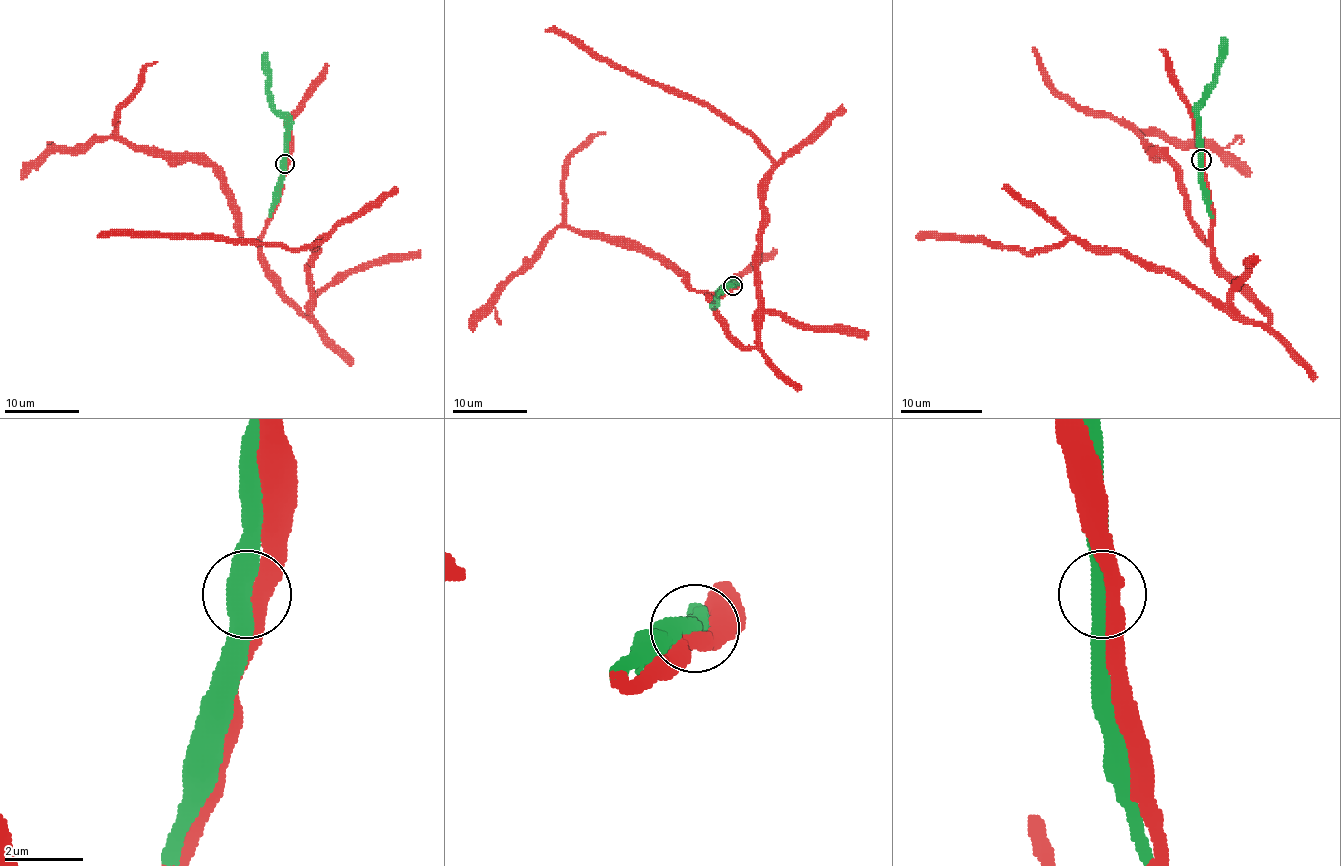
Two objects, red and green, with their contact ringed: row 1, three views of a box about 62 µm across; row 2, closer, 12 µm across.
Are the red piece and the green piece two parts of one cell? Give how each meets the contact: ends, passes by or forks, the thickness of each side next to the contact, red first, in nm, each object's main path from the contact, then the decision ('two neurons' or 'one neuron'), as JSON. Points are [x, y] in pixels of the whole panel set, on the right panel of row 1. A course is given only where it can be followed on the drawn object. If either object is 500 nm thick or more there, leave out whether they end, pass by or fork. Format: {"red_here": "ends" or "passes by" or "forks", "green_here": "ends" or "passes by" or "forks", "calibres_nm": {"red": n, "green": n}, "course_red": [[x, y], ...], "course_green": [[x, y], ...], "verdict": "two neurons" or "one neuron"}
{"calibres_nm": {"red": 420, "green": 500}, "course_red": [[1202, 160], [1213, 258], [1268, 326], [1233, 319], [1164, 270], [1074, 240], [1029, 252], [920, 240]], "course_green": [[1200, 160], [1198, 111], [1207, 86], [1213, 80], [1221, 41], [1225, 37]], "verdict": "one neuron"}

